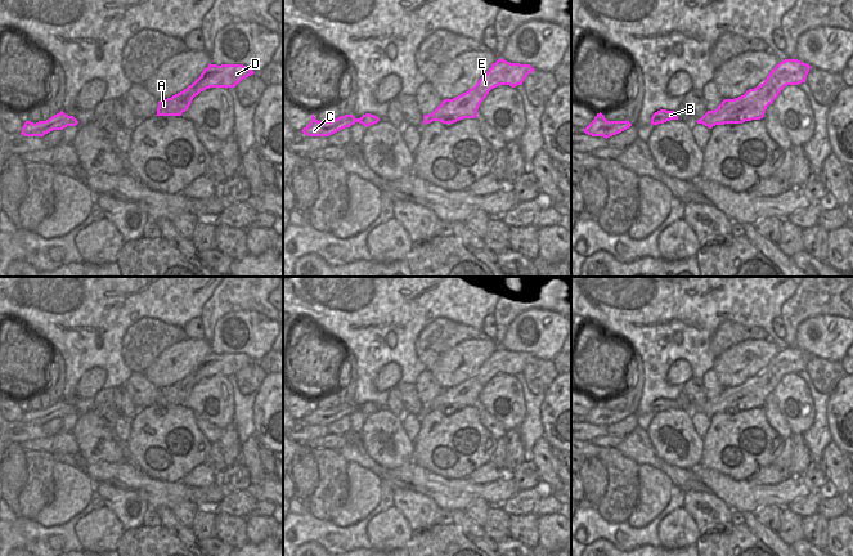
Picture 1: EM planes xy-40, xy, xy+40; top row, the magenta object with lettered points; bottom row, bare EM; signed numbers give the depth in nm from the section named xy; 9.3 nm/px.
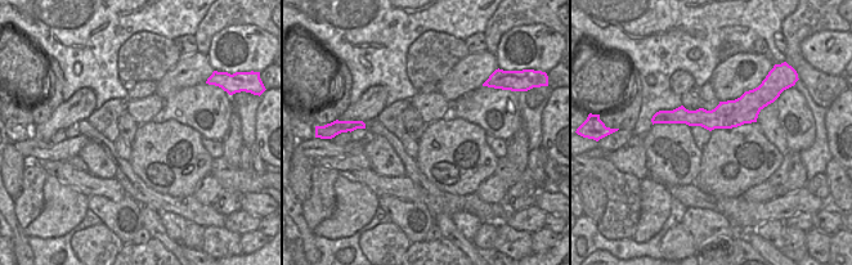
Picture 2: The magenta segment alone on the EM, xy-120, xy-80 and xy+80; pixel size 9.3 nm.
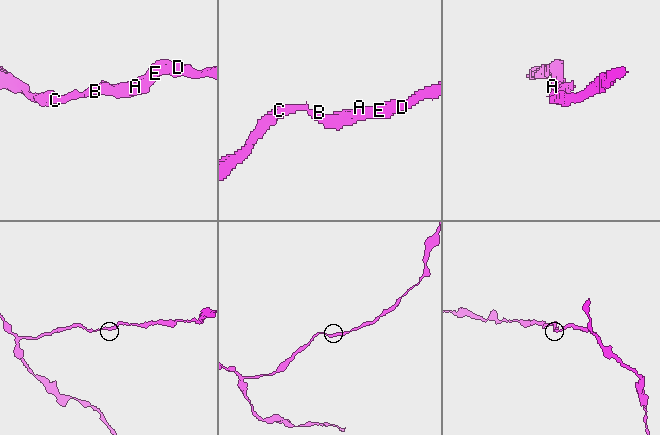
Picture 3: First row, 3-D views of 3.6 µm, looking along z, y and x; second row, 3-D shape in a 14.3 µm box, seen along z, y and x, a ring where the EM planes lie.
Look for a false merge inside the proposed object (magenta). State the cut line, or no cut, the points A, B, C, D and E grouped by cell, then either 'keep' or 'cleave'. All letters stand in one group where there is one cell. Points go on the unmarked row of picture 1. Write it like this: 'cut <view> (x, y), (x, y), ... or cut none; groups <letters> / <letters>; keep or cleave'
cut none; groups A B C D E; keep

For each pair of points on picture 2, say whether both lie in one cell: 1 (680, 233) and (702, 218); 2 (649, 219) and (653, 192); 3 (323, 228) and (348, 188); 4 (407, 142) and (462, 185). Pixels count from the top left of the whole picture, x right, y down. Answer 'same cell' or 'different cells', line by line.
1: different cells
2: same cell
3: same cell
4: different cells

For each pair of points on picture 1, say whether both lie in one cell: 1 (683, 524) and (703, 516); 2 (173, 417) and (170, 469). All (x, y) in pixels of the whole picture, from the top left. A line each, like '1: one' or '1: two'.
1: two
2: one

